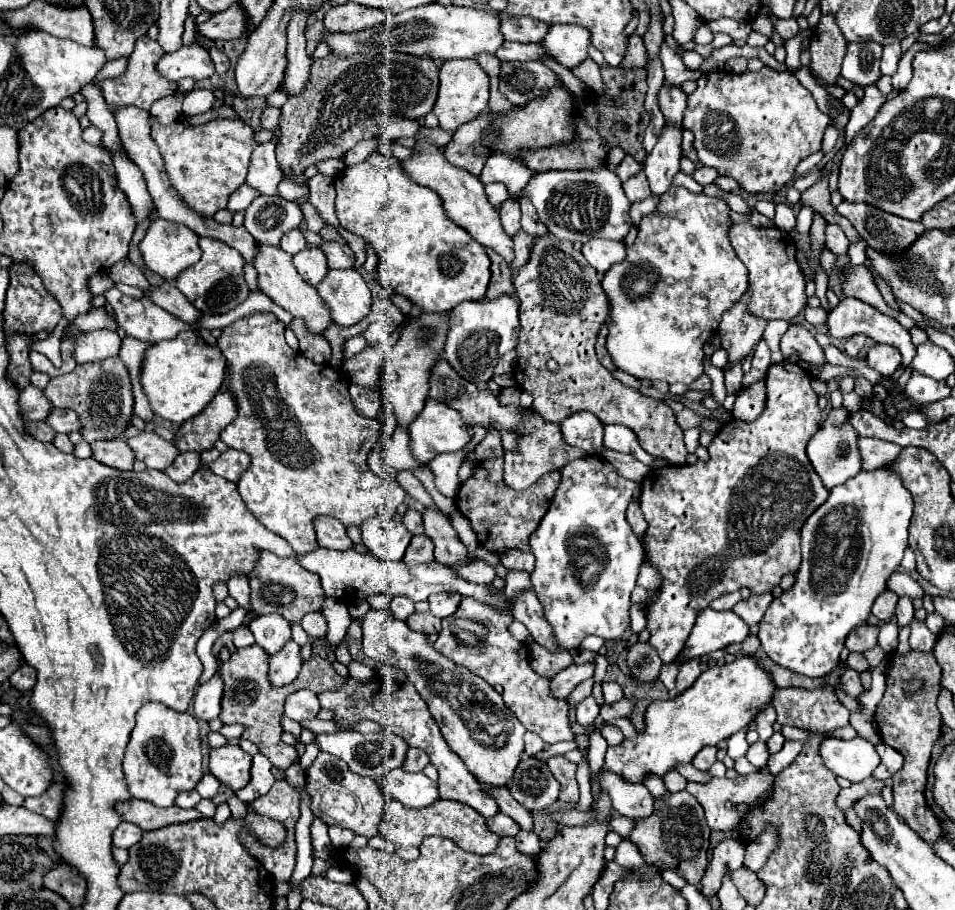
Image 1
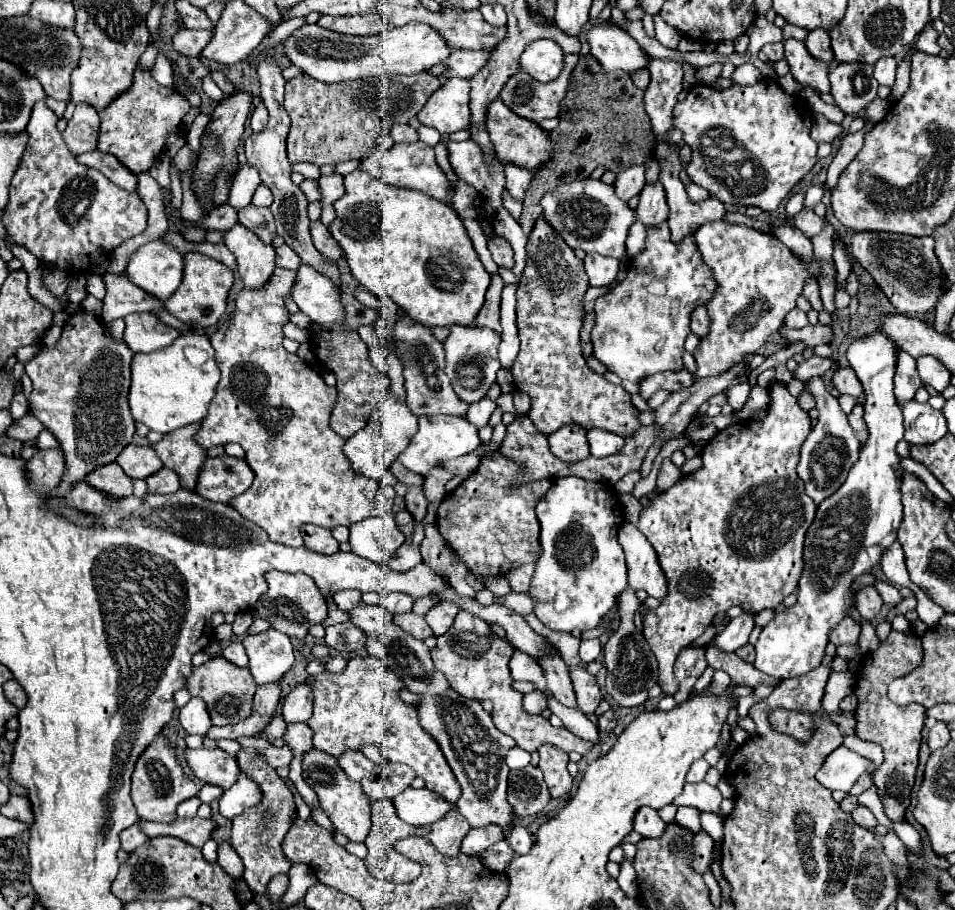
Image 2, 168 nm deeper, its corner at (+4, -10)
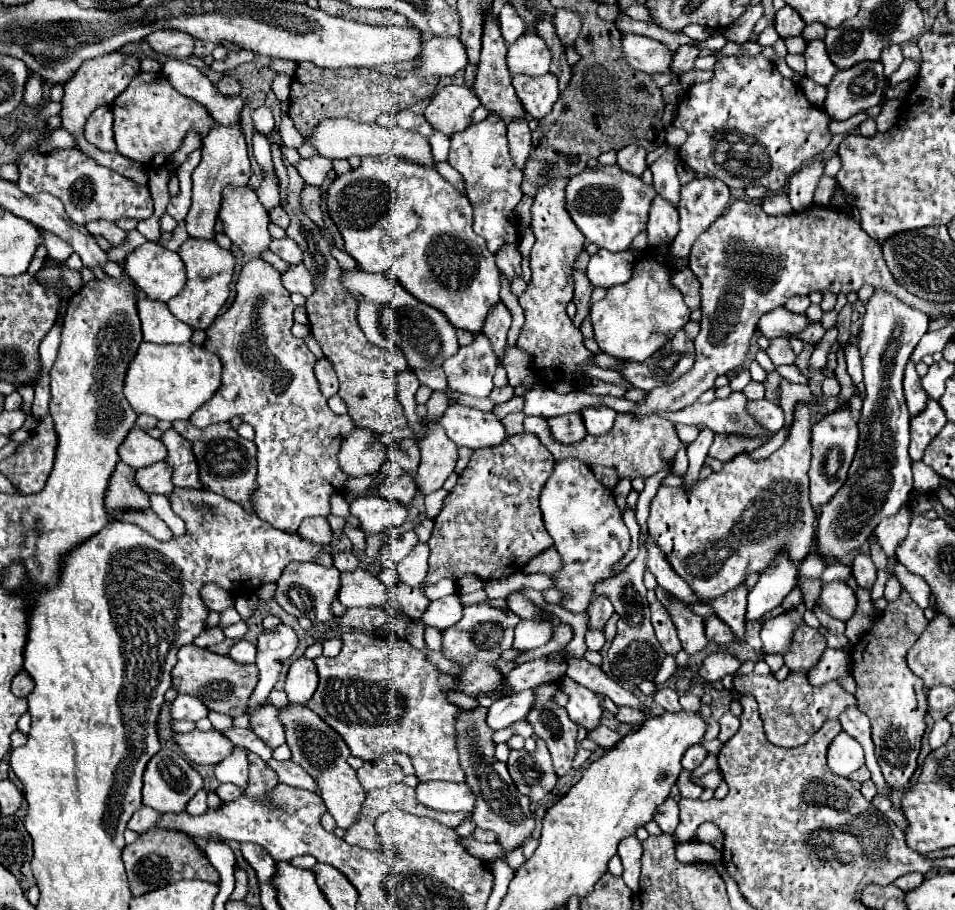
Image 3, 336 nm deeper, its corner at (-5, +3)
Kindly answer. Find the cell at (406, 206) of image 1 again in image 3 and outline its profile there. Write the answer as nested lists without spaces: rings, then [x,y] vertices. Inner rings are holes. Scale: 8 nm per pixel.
[[[389,156],[363,158],[357,170],[349,170],[329,184],[327,210],[345,240],[345,252],[359,268],[389,276],[419,302],[445,314],[453,328],[473,334],[481,330],[487,314],[499,302],[499,270],[495,268],[495,256],[487,252],[483,238],[479,238],[471,228],[473,208],[467,196],[445,182],[435,166]]]

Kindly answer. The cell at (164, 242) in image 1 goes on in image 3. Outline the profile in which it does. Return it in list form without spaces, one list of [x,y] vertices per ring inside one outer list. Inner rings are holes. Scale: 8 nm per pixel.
[[[145,242],[135,248],[127,256],[125,270],[149,300],[169,302],[185,288],[183,262],[157,242]]]

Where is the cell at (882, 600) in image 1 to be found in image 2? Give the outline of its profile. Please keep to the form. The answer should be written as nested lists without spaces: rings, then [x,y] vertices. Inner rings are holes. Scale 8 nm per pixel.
[[[864,587],[862,591],[858,591],[858,597],[856,597],[858,605],[858,613],[866,619],[866,621],[874,621],[882,609],[882,597],[880,593],[874,589],[874,587]]]

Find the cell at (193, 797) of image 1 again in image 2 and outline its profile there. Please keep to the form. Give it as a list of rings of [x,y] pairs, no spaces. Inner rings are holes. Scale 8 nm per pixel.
[[[192,797],[192,799],[188,799],[188,801],[182,801],[182,803],[178,805],[178,817],[194,817],[196,811],[198,811],[198,807],[200,807],[198,797]]]

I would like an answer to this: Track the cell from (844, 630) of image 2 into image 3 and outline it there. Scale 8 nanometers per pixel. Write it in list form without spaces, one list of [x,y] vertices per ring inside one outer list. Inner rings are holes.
[[[835,580],[835,582],[829,582],[829,584],[821,586],[821,594],[819,594],[817,606],[821,610],[825,610],[829,616],[845,622],[855,612],[857,600],[855,600],[853,590],[845,582]]]

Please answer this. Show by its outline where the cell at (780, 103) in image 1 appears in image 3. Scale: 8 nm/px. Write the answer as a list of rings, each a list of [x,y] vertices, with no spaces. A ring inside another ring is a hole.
[[[733,54],[719,60],[713,78],[691,86],[677,104],[675,128],[687,132],[679,158],[697,178],[717,178],[729,188],[763,186],[781,192],[795,170],[821,154],[829,140],[829,120],[763,54]]]

